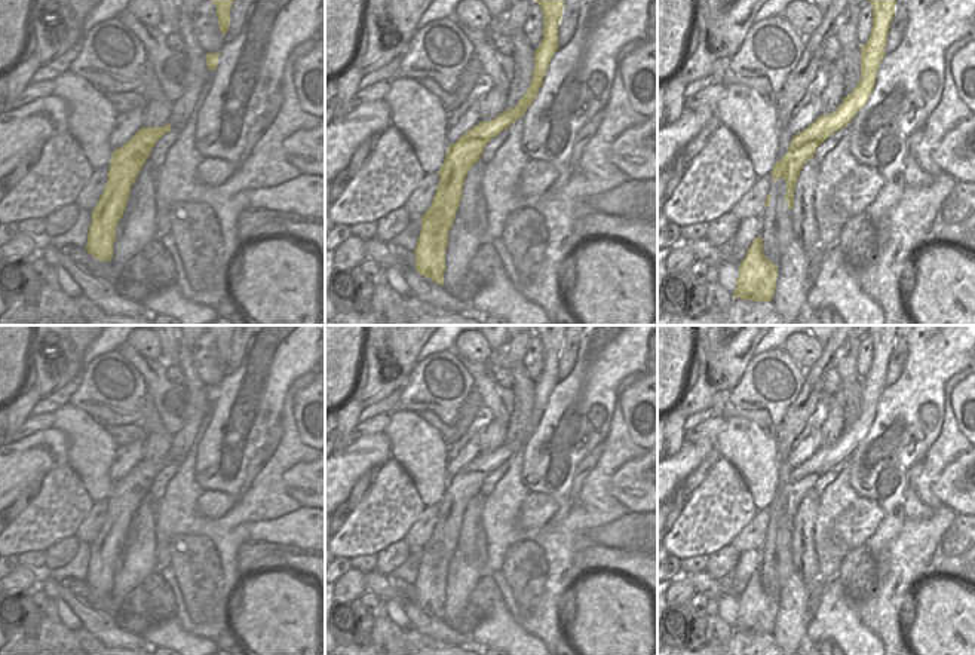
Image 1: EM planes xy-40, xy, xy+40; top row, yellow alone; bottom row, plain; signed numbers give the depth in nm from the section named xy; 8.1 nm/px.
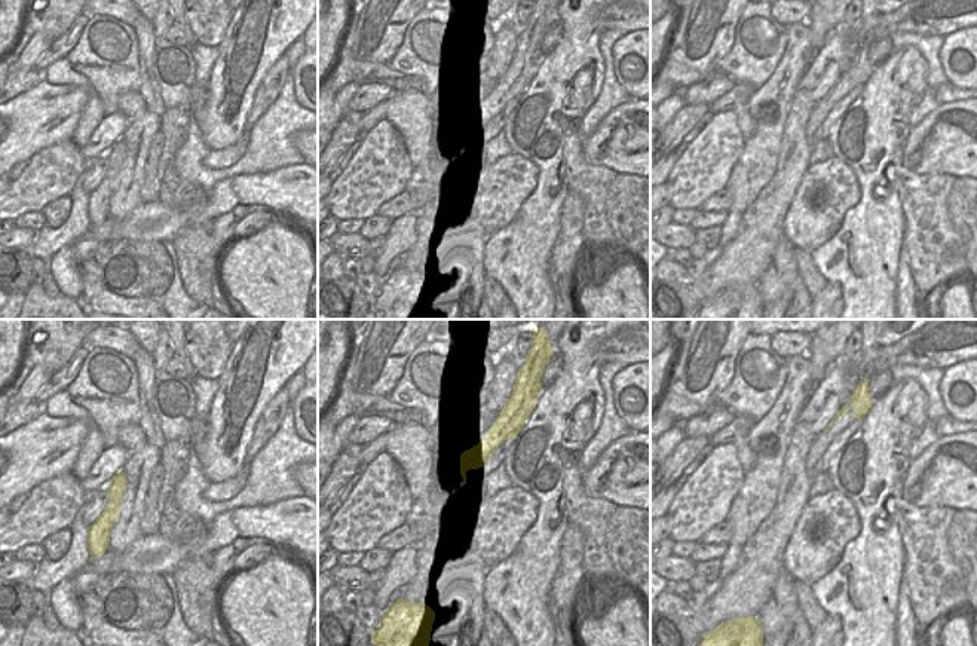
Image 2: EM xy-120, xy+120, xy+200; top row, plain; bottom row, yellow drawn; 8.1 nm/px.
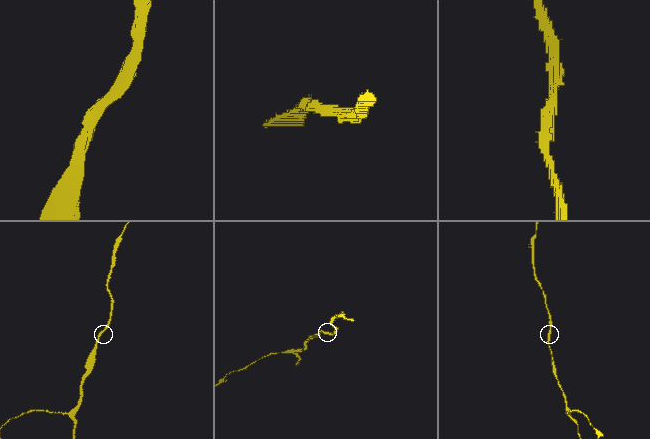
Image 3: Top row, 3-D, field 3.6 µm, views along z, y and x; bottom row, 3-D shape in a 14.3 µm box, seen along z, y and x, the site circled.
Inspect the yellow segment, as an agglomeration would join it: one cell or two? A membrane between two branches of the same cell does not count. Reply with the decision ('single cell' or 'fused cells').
single cell

